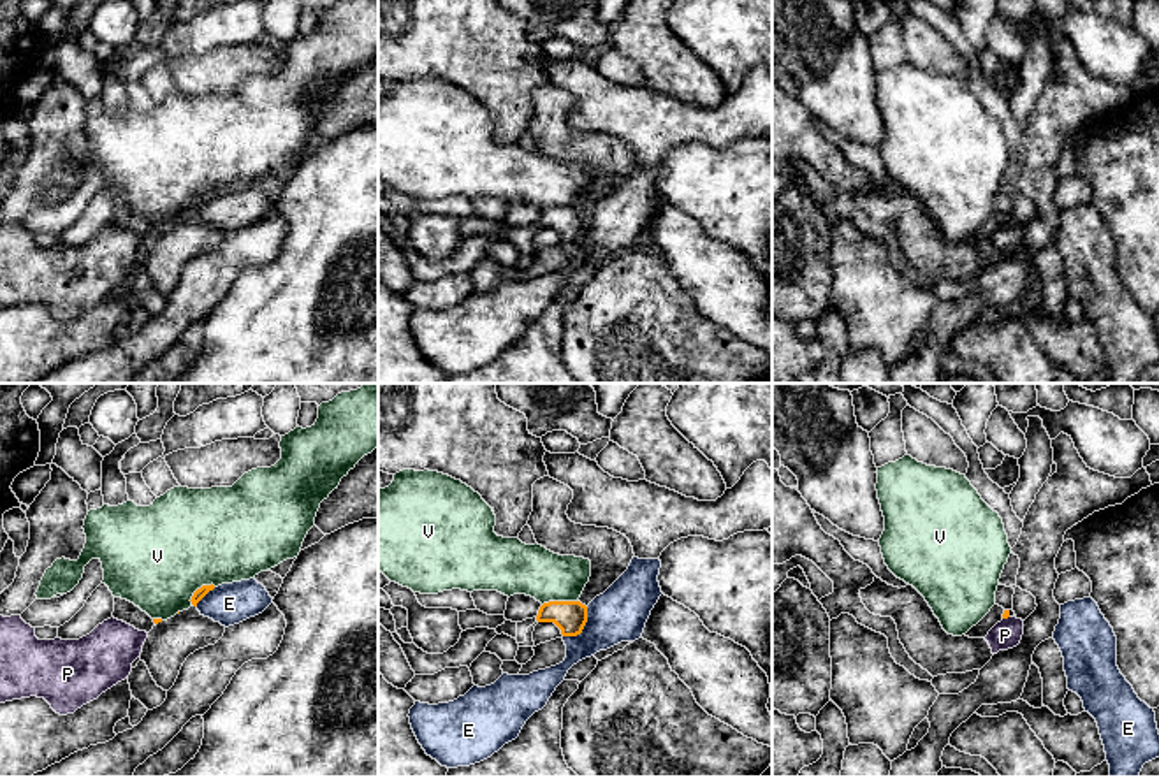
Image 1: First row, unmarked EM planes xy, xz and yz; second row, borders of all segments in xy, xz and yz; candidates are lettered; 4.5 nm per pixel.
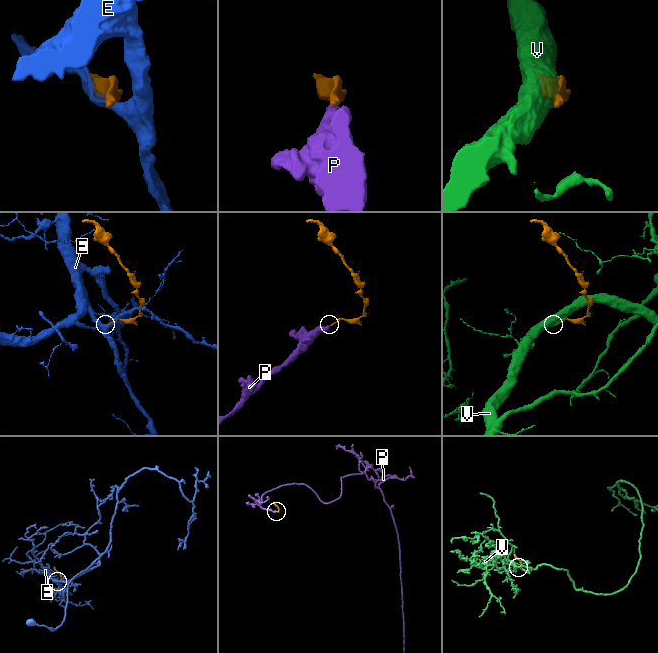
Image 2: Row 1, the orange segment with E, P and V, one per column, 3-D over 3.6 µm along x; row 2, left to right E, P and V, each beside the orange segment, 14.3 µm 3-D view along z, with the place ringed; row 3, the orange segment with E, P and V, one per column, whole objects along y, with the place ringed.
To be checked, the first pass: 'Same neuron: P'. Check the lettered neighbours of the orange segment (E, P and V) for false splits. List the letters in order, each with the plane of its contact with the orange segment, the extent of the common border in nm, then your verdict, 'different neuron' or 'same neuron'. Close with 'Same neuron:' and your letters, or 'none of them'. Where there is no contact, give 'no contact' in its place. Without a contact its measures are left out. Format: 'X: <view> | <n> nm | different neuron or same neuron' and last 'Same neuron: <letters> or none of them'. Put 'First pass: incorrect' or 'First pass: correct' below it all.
E: xz | 180 nm | different neuron
P: yz | 40 nm | different neuron
V: xy | 150 nm | different neuron
Same neuron: none of them
First pass: incorrect

